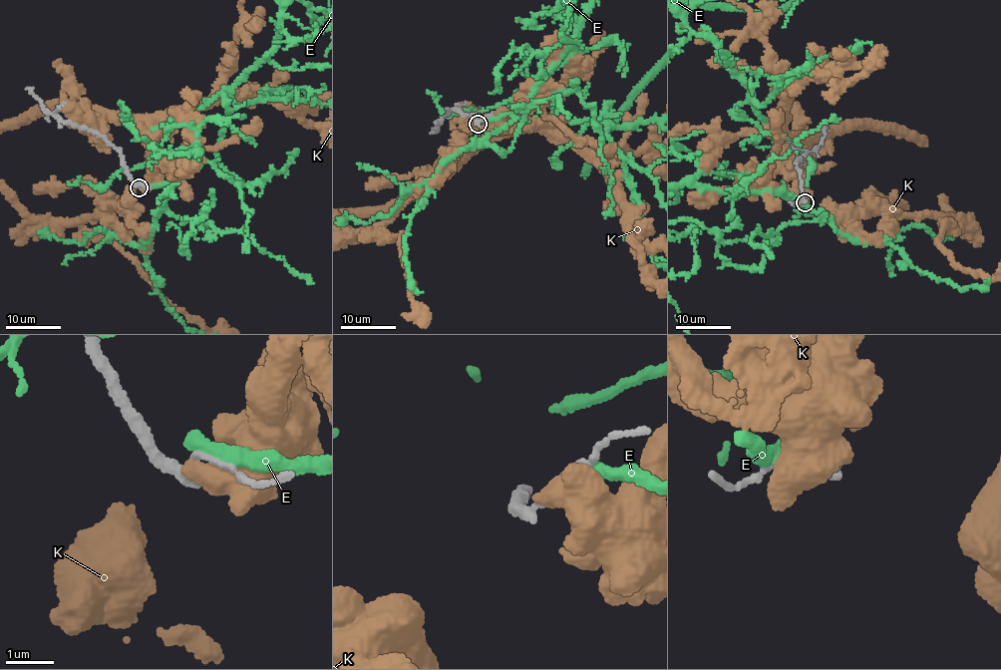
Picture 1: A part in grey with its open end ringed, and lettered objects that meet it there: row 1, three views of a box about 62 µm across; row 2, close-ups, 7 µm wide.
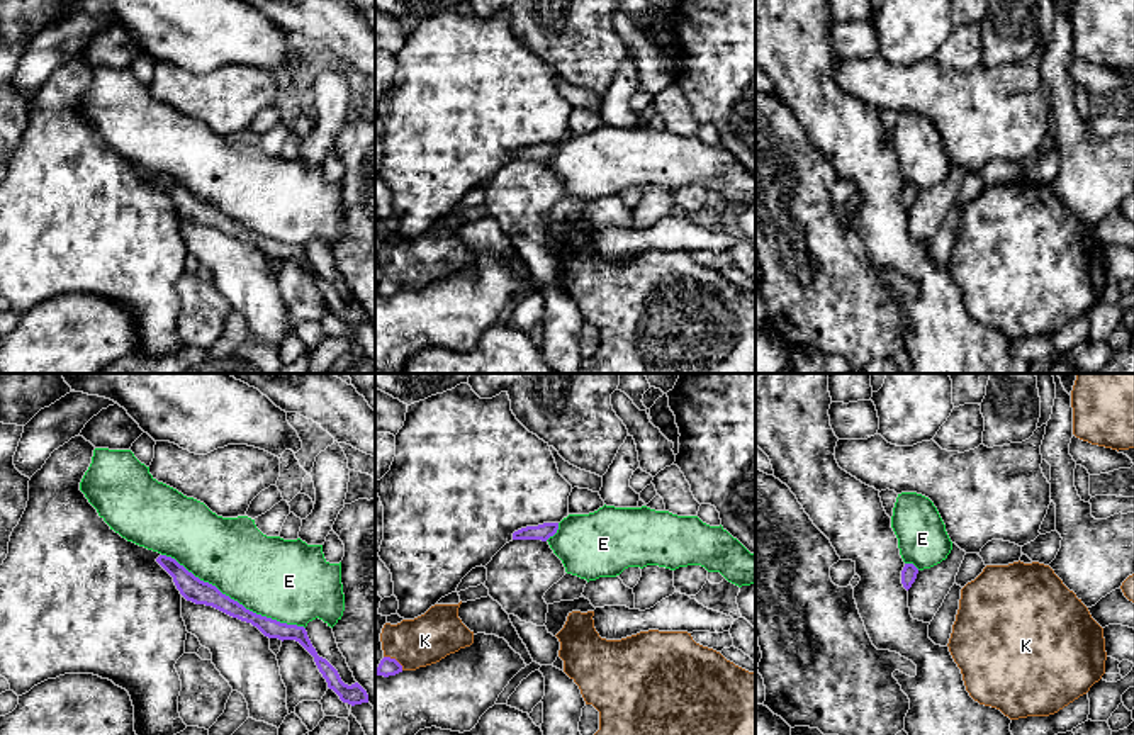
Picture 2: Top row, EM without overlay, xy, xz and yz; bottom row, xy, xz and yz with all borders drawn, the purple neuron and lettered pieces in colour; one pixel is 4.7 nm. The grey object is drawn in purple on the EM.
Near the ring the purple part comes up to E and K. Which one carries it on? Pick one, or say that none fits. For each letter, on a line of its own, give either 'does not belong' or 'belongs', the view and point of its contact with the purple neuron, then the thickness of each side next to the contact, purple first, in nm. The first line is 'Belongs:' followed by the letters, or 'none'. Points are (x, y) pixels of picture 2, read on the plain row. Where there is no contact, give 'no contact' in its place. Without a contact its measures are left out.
Belongs: none
E: does not belong; meets purple in xy at (233, 219); 120 nm thick on the purple side, 380 nm on the other
K: does not belong; meets purple in xz at (394, 279); 90 nm thick on the purple side, 240 nm on the other

